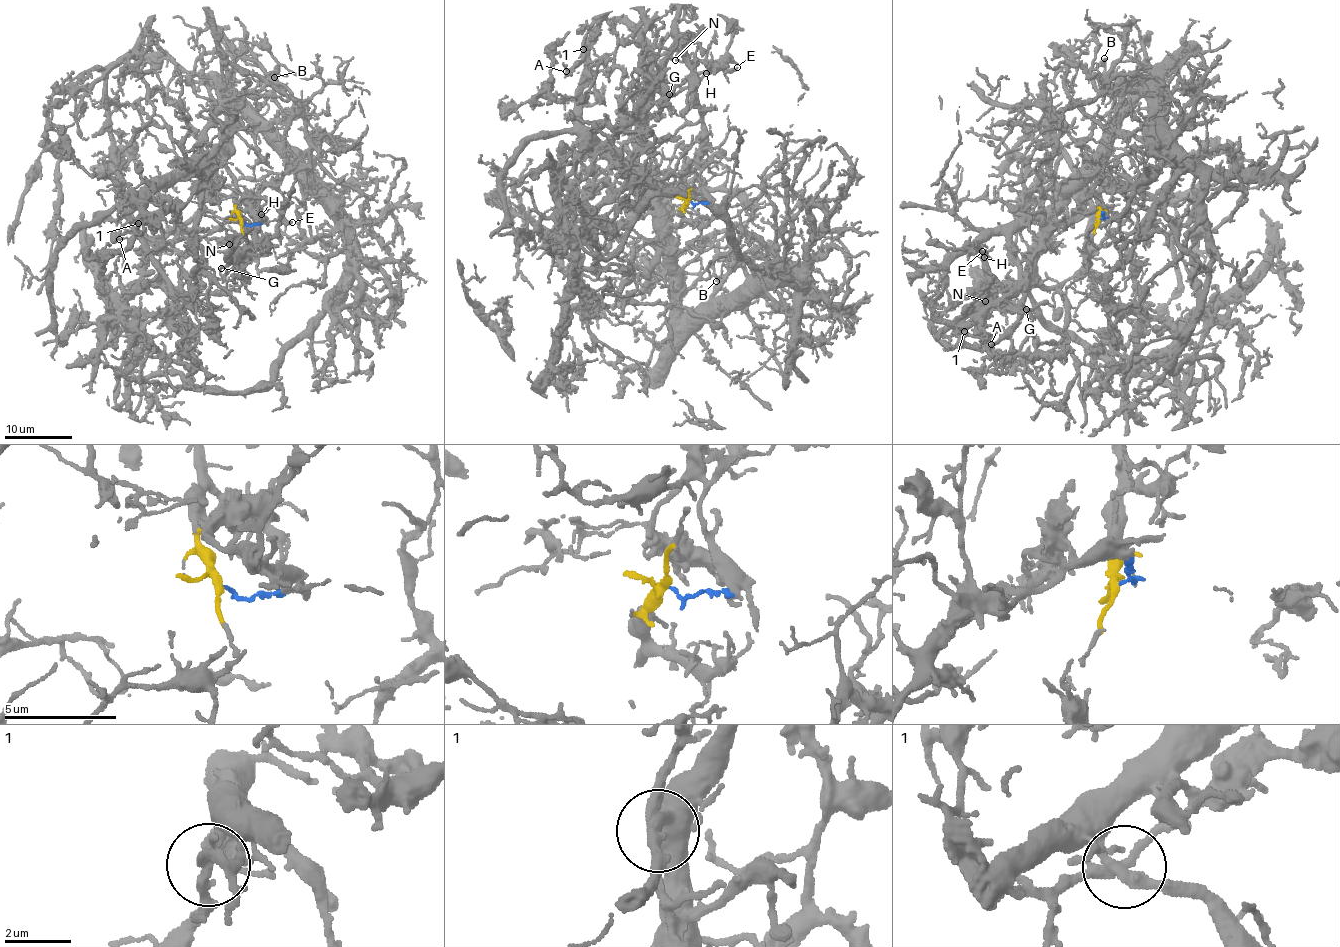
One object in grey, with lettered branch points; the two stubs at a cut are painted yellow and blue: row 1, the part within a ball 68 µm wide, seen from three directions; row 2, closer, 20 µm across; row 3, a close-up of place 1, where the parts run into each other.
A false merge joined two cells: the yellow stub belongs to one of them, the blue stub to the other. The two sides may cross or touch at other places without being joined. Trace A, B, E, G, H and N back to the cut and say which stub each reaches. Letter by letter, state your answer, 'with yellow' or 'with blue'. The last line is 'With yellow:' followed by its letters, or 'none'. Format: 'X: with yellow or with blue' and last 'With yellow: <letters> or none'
A: with yellow
B: with yellow
E: with blue
G: with blue
H: with blue
N: with blue
With yellow: A, B

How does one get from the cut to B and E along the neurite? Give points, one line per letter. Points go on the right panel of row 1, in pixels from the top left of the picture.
B: (1099, 219), (1095, 150), (1104, 131), (1148, 83), (1136, 91), (1101, 90), (1091, 81), (1091, 73), (1104, 58)
E: (1099, 219), (1100, 211), (1063, 221), (1022, 281), (1000, 299), (989, 291), (982, 251)

